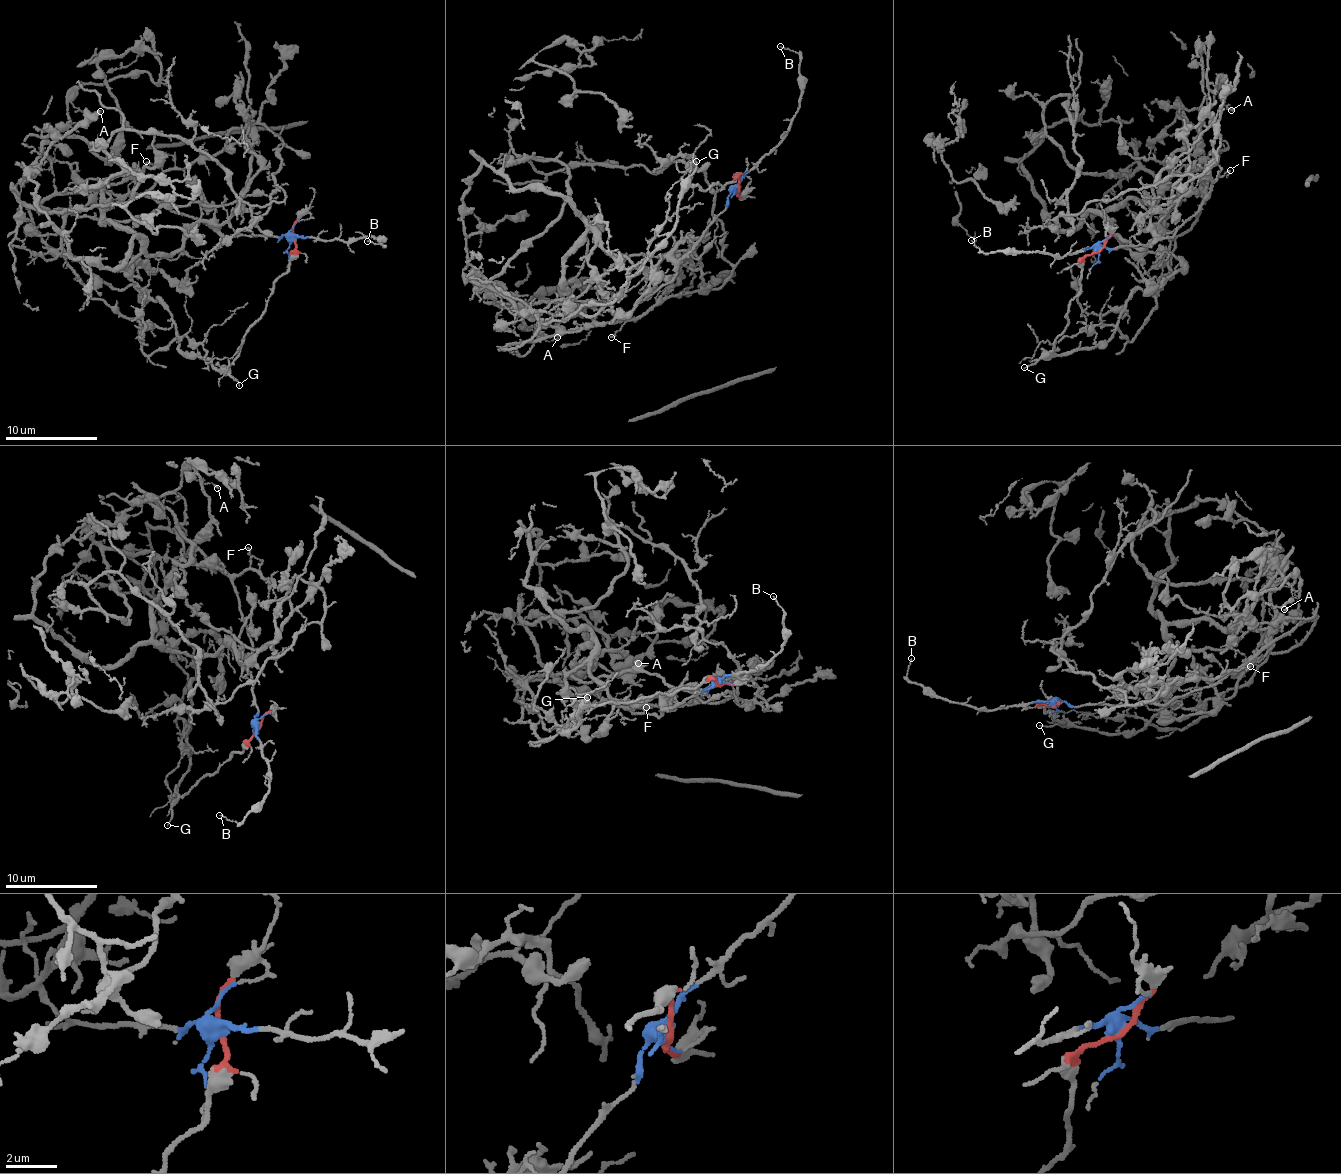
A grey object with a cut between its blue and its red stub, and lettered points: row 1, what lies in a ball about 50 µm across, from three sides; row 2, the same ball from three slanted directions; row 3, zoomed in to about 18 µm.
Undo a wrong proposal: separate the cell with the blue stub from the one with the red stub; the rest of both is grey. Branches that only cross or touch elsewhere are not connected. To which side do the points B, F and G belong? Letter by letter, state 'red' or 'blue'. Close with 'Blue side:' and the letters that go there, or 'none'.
B: blue
F: blue
G: red
Blue side: B, F

